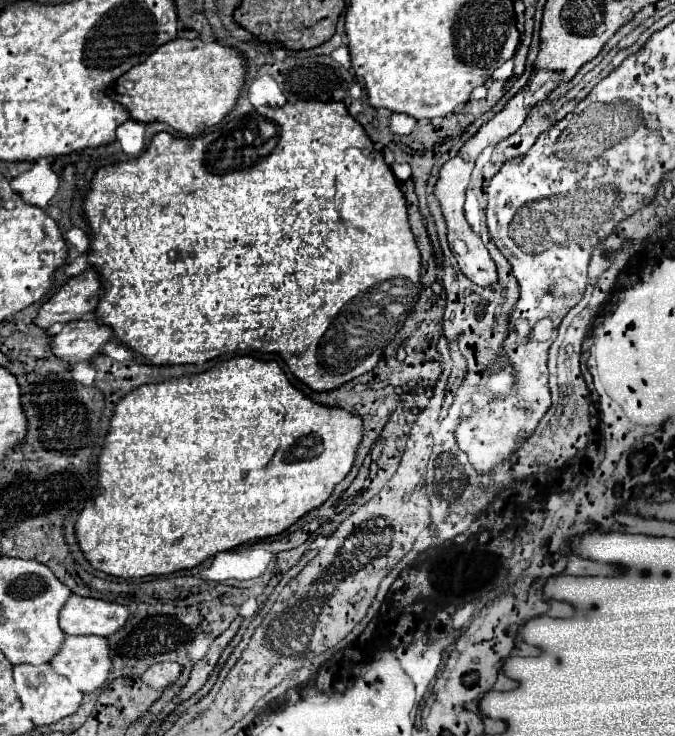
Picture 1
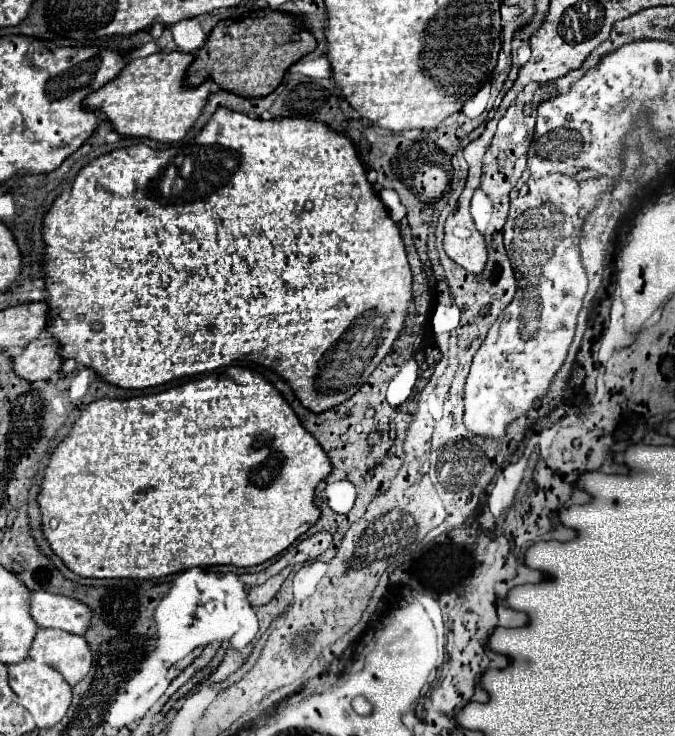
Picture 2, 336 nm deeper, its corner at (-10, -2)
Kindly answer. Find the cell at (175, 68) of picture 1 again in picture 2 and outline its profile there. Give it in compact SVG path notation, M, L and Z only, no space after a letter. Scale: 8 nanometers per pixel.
M155 52L147 58L131 60L125 70L103 88L85 96L83 106L87 110L101 110L105 112L107 120L111 122L113 130L121 136L137 136L137 138L151 138L161 144L175 144L179 142L199 118L209 88L213 82L203 82L197 88L183 86L185 72L193 62L191 54L183 52Z

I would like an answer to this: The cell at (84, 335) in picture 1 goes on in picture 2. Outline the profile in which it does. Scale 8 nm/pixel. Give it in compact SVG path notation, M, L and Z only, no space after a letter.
M37 338L29 342L19 356L13 356L13 372L27 380L47 380L51 374L59 372L63 358L57 352L57 346L51 338Z

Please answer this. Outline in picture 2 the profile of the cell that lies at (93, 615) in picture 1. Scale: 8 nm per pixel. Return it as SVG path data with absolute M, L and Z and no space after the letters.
M33 590L29 602L31 618L41 628L61 628L71 634L85 634L91 622L91 610L67 596Z

